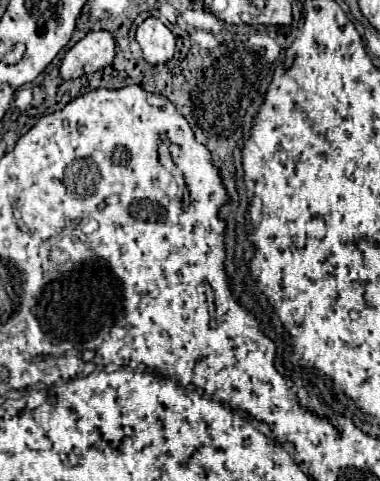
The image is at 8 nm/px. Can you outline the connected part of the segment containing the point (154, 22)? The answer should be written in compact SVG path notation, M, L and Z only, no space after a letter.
M146 18L136 30L136 42L142 46L142 56L148 64L166 64L176 50L174 34L162 24L160 18Z

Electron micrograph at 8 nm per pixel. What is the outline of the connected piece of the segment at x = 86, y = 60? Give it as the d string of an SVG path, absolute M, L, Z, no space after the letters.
M92 30L80 42L76 42L62 58L60 76L80 78L94 74L112 64L116 54L116 42L106 30Z

